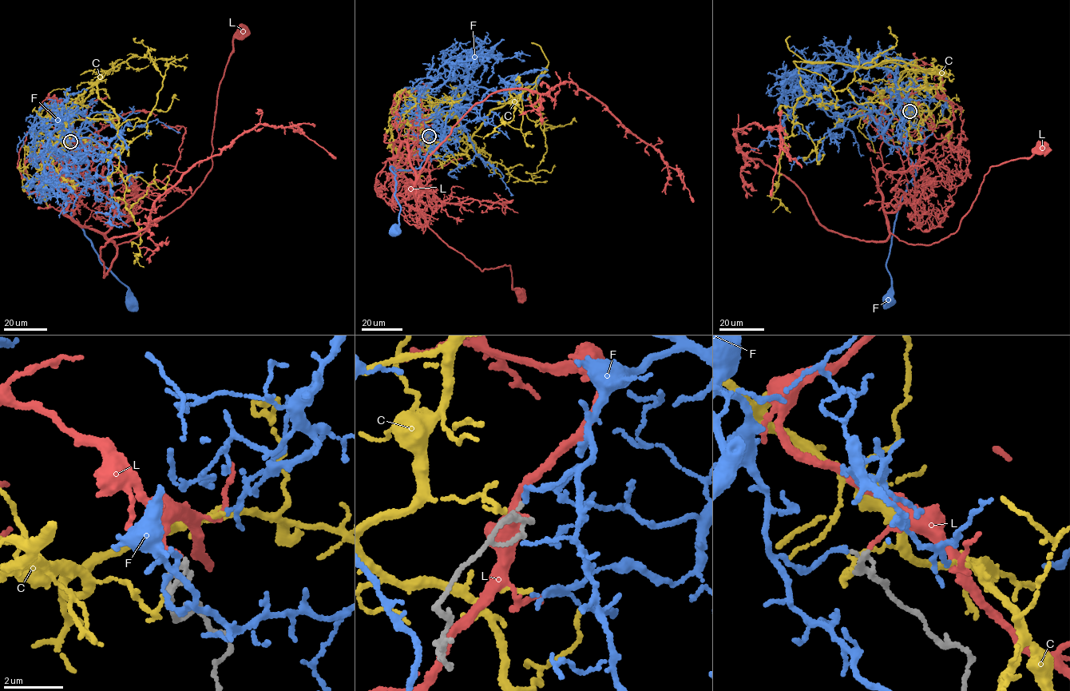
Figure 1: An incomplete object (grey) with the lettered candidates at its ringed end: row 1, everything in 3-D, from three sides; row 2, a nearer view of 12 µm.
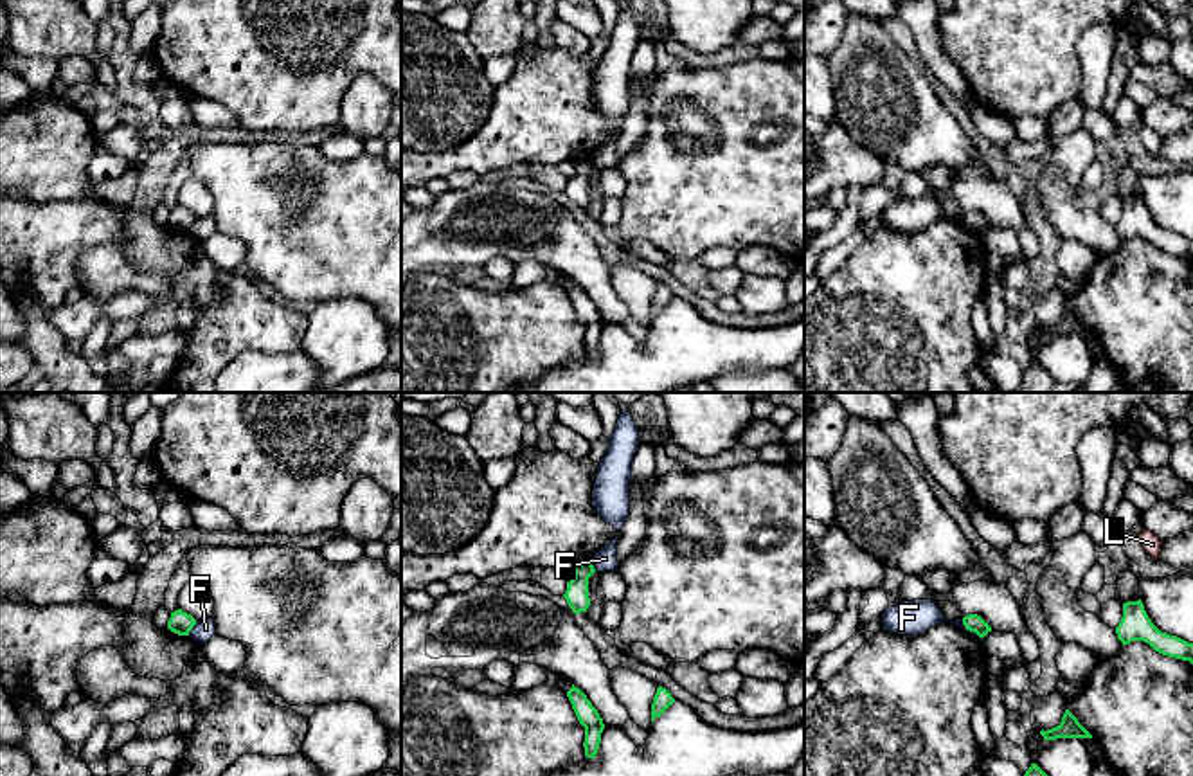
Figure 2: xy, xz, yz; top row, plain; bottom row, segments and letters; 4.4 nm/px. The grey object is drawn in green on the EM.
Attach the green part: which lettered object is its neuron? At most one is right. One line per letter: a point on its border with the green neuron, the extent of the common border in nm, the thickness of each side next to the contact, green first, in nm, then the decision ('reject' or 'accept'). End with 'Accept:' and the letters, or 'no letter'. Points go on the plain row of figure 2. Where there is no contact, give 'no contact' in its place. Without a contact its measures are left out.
C: no contact | reject
F: yz (970, 227) | 130 nm | 80/150 nm | reject
L: no contact | accept
Accept: L

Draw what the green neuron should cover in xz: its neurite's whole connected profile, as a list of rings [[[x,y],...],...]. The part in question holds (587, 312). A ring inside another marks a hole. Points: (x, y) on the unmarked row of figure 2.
[[[574,281],[567,288],[567,293],[572,301],[572,306],[579,320],[585,324],[585,338],[583,338],[585,353],[596,355],[599,340],[601,340],[601,329],[605,326],[603,315],[599,313],[592,299],[587,295],[587,292]]]

